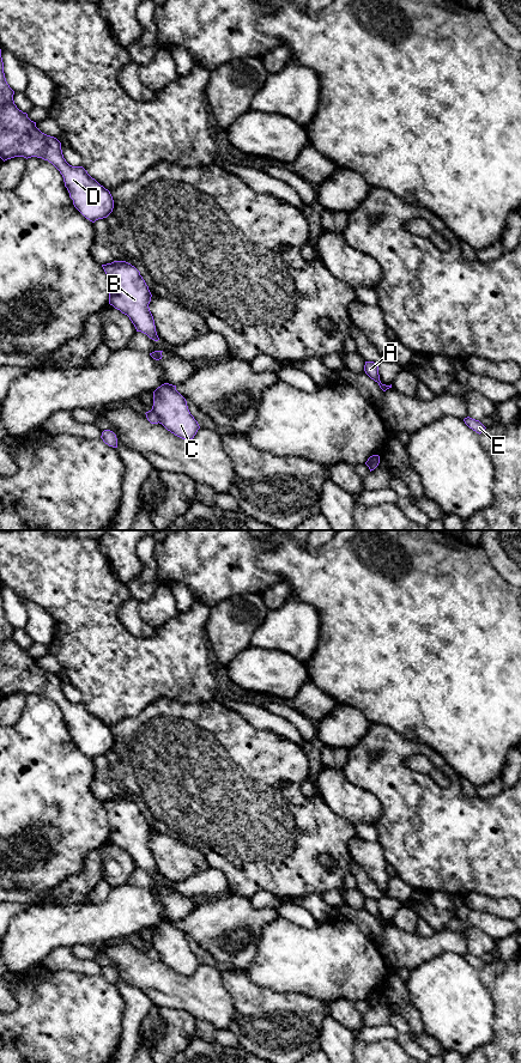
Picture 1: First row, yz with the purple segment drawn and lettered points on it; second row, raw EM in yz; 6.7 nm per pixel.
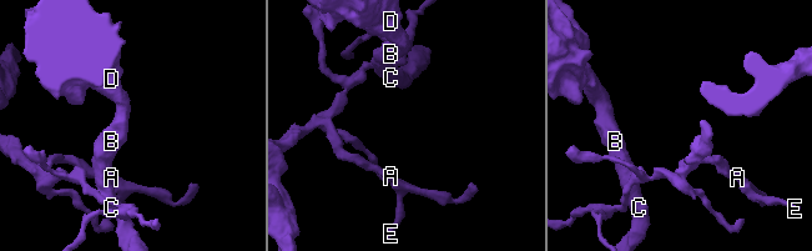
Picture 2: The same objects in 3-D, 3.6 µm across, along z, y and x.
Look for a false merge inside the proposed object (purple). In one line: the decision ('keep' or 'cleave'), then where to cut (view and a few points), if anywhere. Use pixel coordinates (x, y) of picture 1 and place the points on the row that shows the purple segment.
cleave; cut in yz along (151, 409), (159, 421)

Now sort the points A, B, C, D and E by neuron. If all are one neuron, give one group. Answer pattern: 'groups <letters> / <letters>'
groups A E / B C D

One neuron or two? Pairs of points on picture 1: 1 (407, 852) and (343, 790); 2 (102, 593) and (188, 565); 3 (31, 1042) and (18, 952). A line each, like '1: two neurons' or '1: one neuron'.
1: two neurons
2: two neurons
3: two neurons

